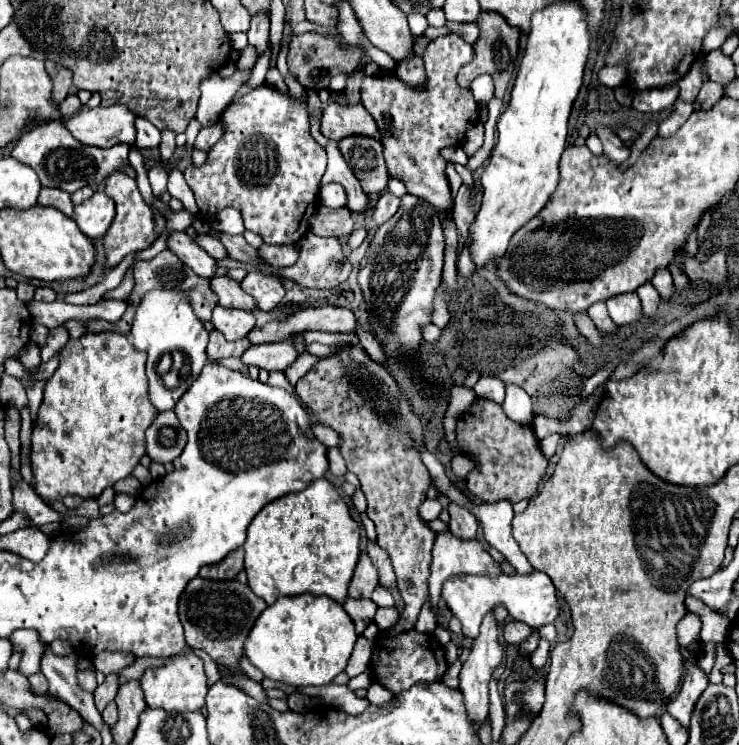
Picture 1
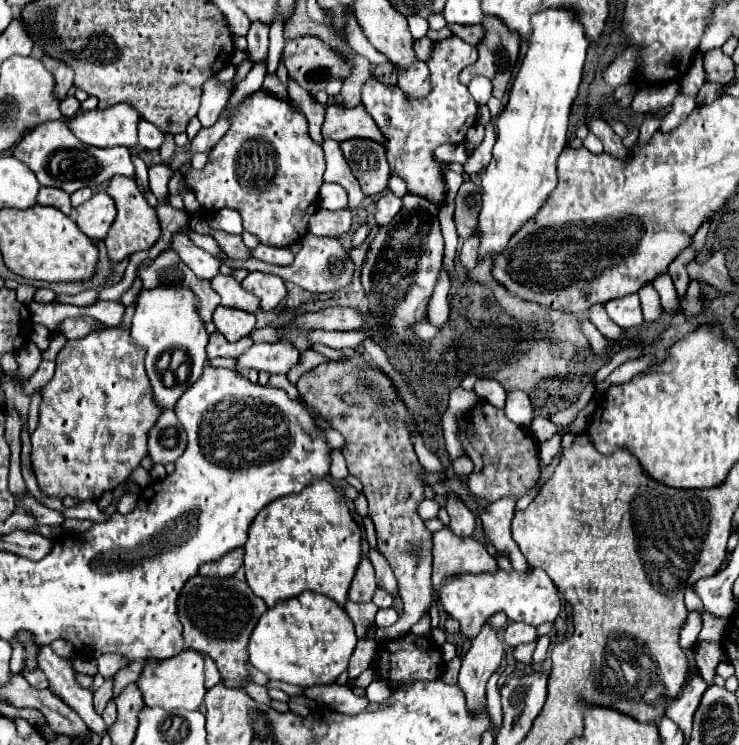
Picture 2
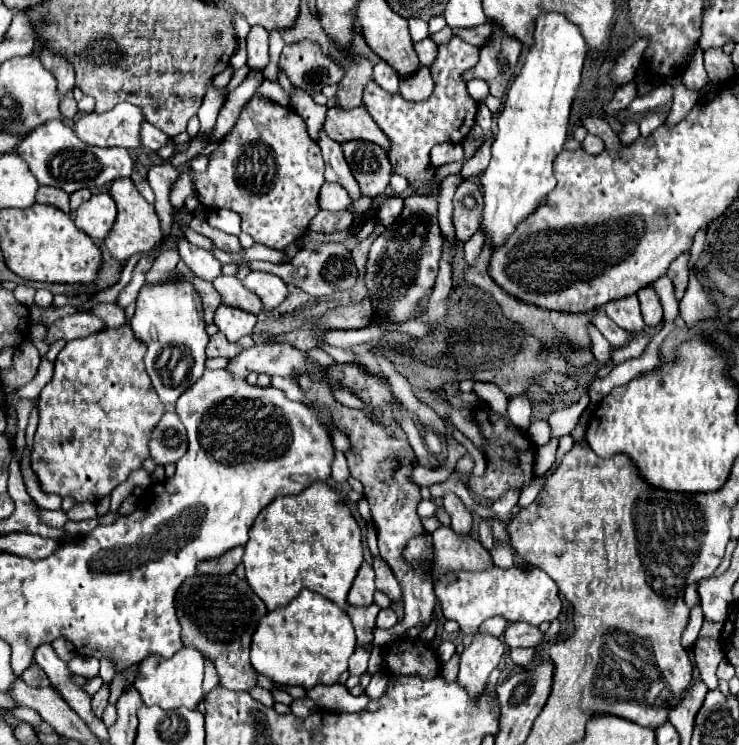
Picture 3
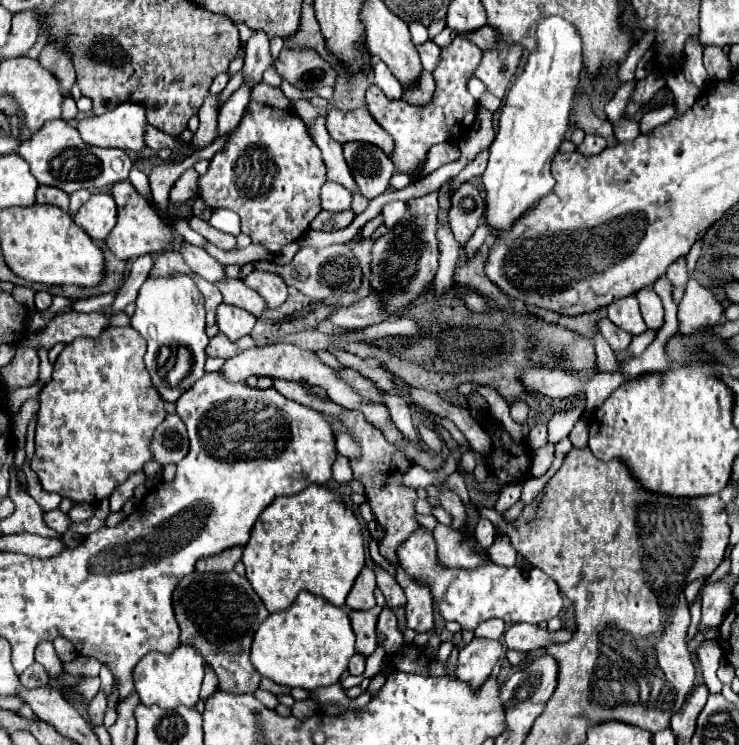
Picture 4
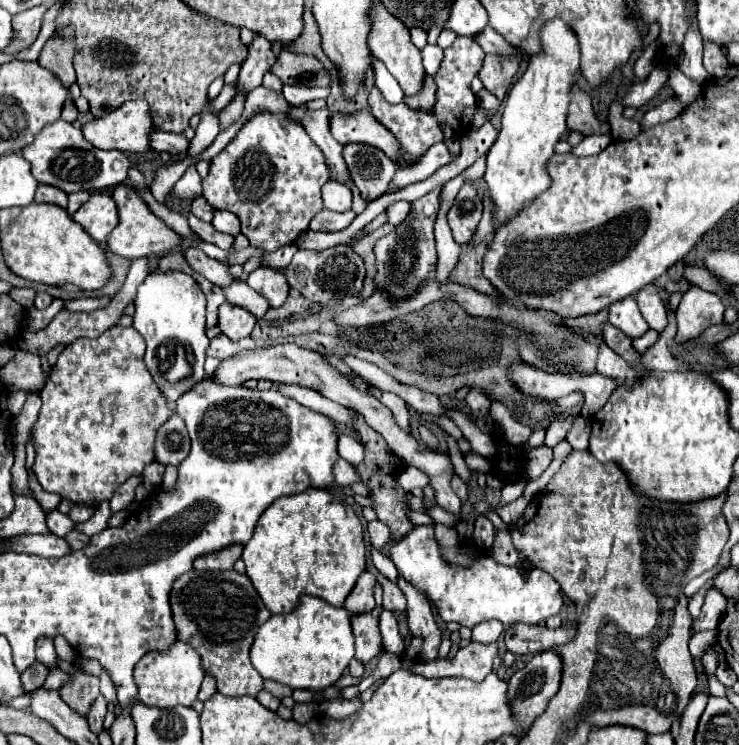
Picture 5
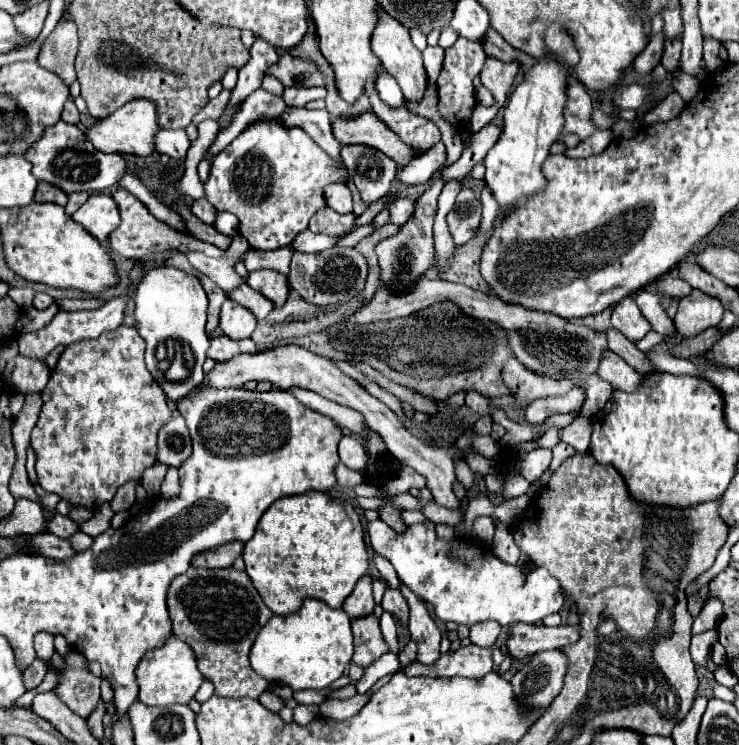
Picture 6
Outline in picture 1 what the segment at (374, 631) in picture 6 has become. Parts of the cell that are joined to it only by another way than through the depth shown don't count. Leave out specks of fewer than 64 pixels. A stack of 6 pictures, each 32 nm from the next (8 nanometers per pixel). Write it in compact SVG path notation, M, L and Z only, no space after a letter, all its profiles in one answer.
M348 598L344 602L344 610L348 612L348 616L352 618L354 626L356 626L356 634L362 636L362 632L366 630L366 626L374 620L376 614L376 604L372 600L352 600Z

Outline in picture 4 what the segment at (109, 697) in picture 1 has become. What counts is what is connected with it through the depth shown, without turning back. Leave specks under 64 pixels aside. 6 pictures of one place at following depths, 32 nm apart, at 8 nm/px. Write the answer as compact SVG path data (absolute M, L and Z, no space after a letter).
M98 692L98 696L88 706L90 724L92 726L100 726L102 720L104 720L104 712L106 712L106 694L104 692Z

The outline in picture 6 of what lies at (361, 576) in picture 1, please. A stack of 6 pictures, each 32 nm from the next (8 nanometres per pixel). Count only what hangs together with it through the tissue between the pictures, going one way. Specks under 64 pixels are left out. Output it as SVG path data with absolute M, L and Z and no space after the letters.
M364 576L364 578L356 584L354 592L346 598L342 610L344 610L352 620L356 620L356 618L368 616L368 614L374 610L374 606L376 606L376 604L374 604L374 598L372 598L372 576Z

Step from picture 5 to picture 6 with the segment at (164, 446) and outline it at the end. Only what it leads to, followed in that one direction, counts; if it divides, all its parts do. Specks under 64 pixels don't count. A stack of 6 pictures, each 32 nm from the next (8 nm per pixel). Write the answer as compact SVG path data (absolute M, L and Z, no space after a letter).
M174 412L172 420L158 432L158 462L168 466L180 466L192 454L192 442L184 418Z

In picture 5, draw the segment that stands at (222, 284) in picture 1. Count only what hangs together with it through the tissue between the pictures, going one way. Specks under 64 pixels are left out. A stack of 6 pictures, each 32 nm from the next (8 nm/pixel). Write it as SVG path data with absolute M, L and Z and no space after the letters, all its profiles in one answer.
M234 282L230 288L224 288L226 300L230 304L238 304L242 308L246 308L248 312L252 312L258 320L270 310L268 300L264 300L264 296L260 296L256 290L252 290L246 282Z

